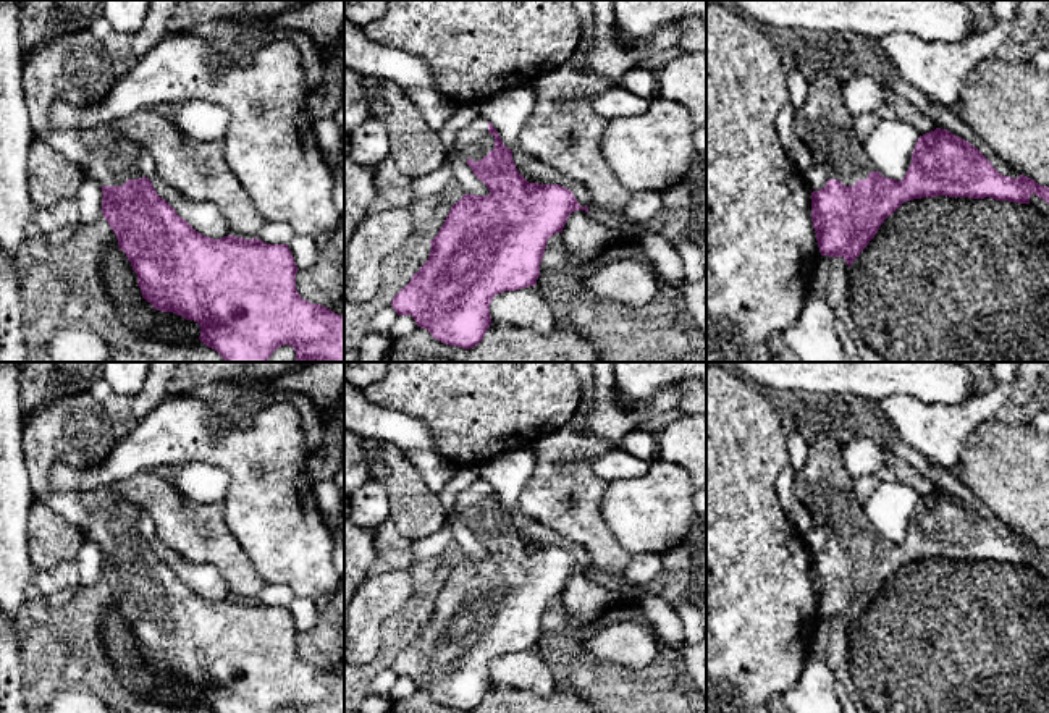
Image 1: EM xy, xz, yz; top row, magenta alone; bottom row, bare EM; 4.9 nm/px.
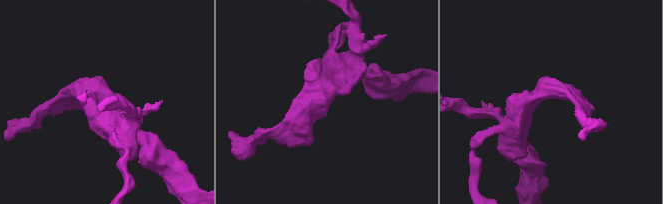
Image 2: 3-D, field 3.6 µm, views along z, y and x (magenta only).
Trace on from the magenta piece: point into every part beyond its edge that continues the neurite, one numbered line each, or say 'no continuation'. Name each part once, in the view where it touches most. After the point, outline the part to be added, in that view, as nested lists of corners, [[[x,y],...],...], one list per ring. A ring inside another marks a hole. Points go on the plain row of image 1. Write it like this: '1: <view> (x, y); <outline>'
1: xz (474, 503); [[[483,479],[475,480],[456,496],[454,513],[467,524],[482,522],[495,511],[495,498],[488,495],[488,483]]]

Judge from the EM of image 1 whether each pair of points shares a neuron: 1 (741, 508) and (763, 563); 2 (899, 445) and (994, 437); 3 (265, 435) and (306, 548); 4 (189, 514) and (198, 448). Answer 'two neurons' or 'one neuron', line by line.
1: one neuron
2: two neurons
3: one neuron
4: two neurons

